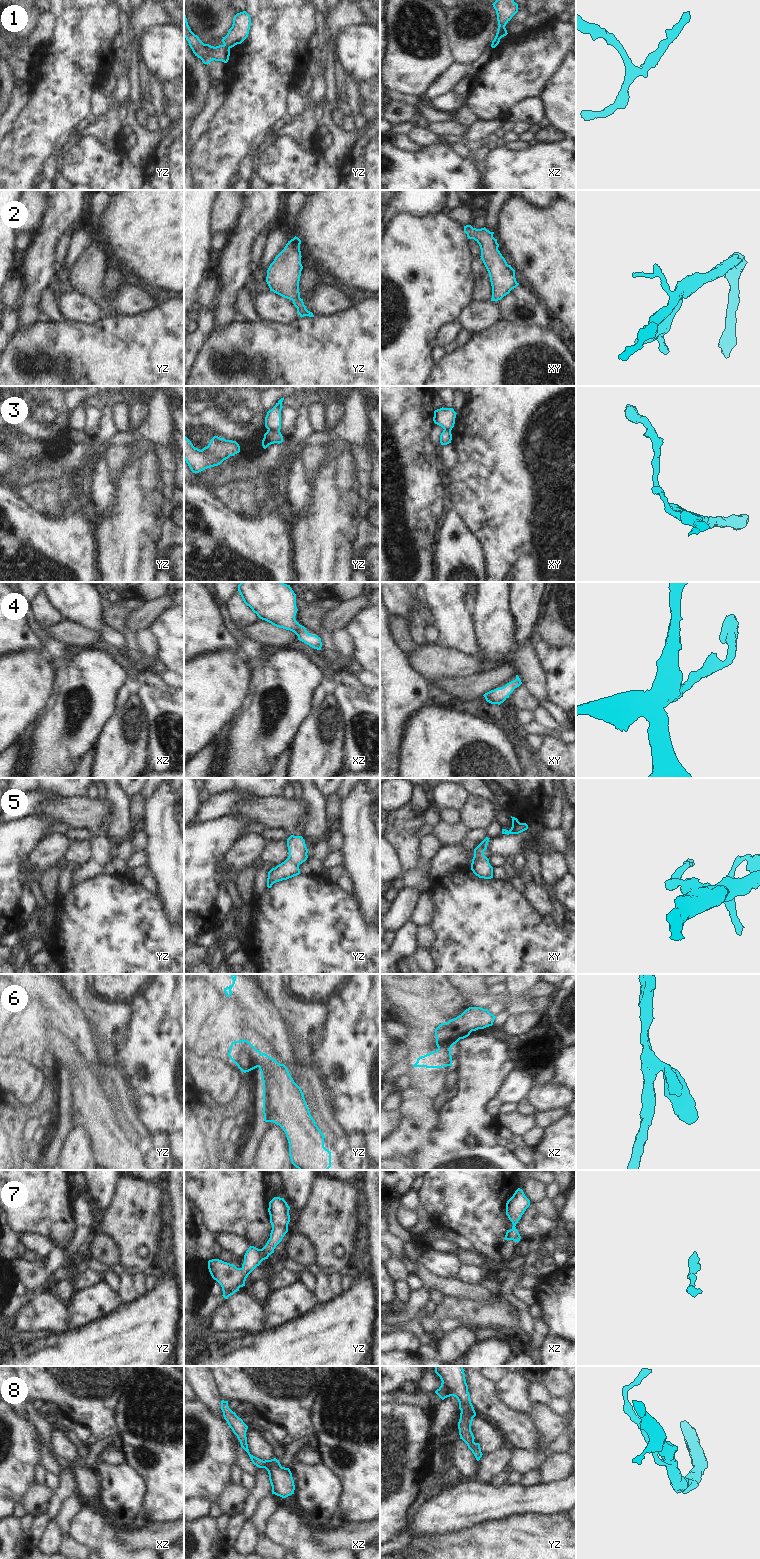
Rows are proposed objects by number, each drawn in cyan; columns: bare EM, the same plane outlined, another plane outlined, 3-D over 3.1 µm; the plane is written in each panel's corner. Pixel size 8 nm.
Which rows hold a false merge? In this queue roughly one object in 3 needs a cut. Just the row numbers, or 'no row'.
1, 3, 6

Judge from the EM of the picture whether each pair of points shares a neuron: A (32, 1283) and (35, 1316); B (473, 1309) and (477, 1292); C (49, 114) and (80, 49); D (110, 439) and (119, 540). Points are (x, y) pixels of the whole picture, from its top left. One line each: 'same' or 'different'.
A: different
B: different
C: same
D: different

